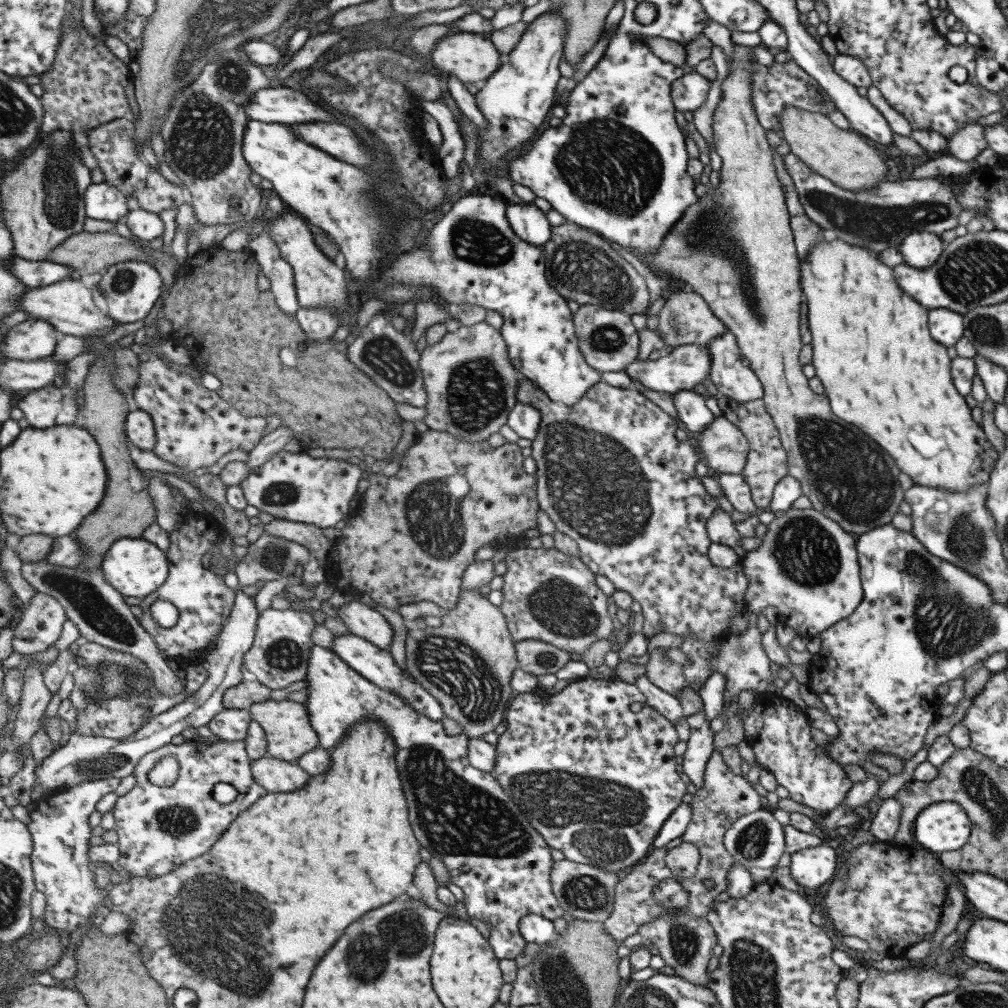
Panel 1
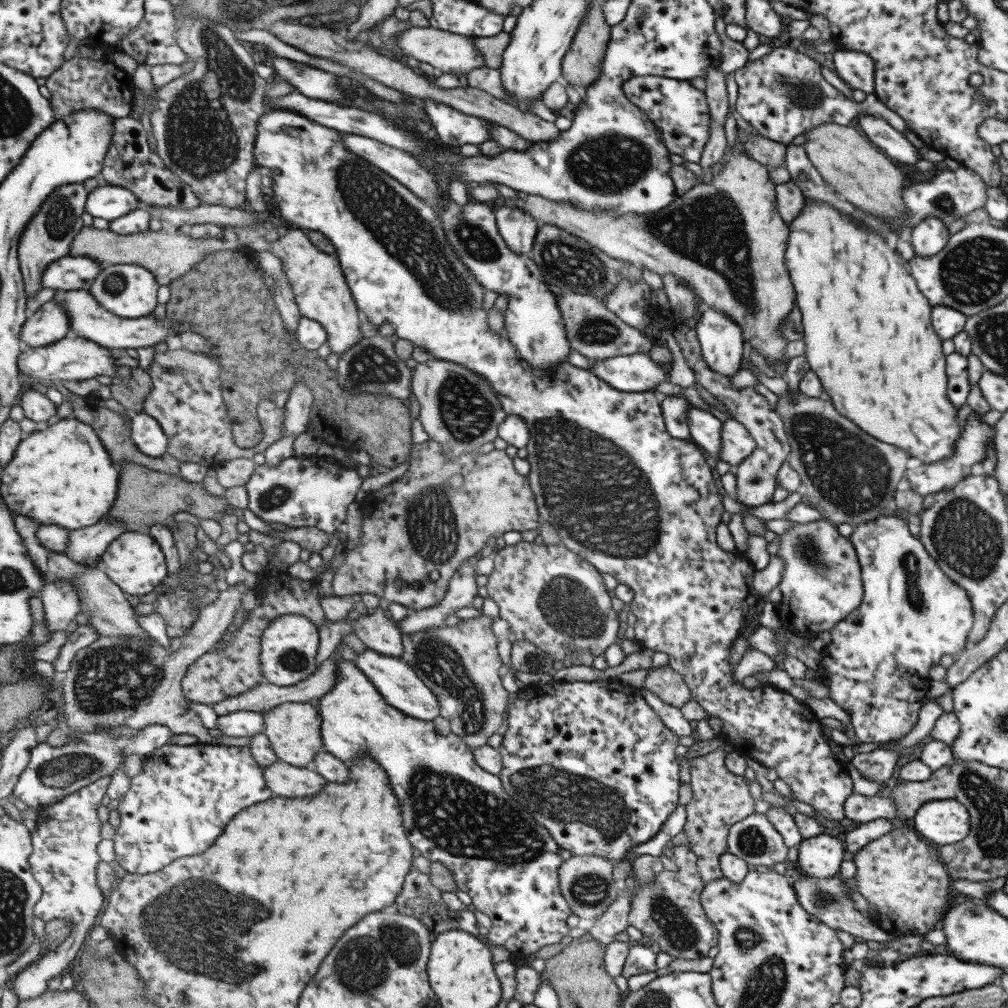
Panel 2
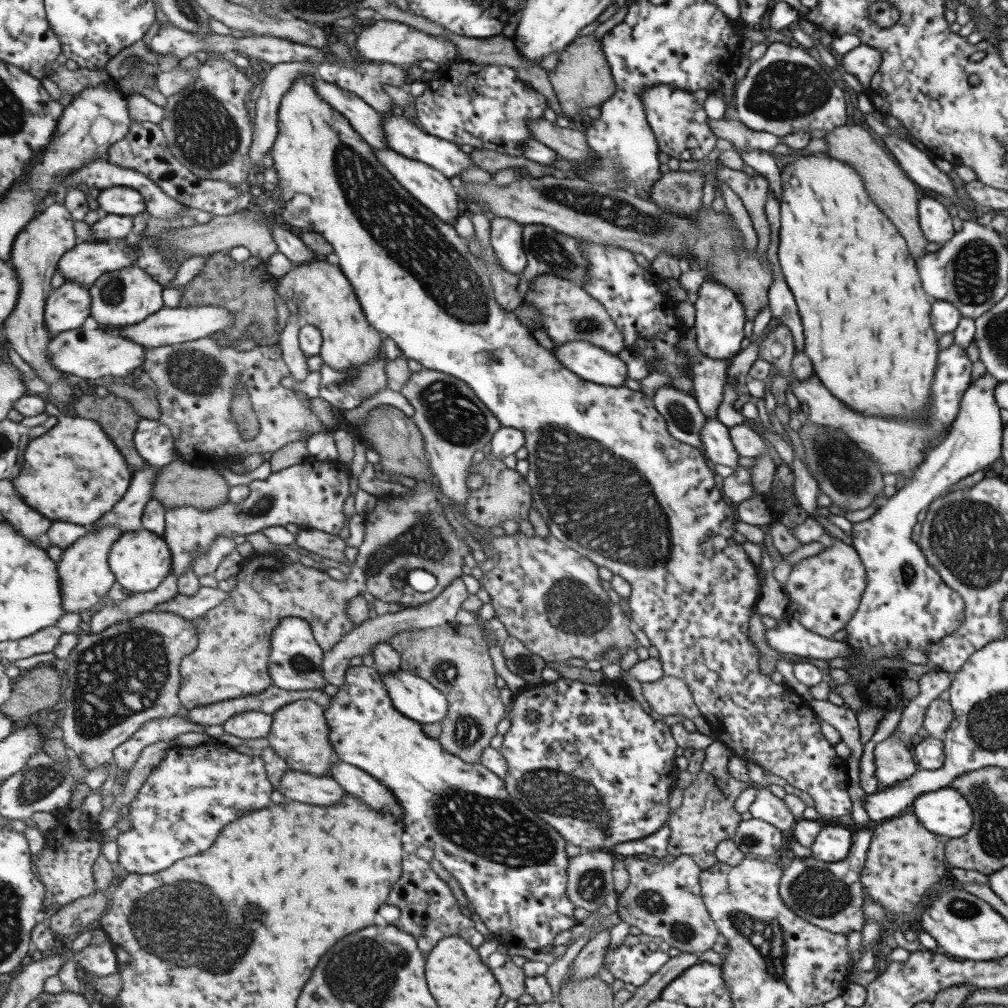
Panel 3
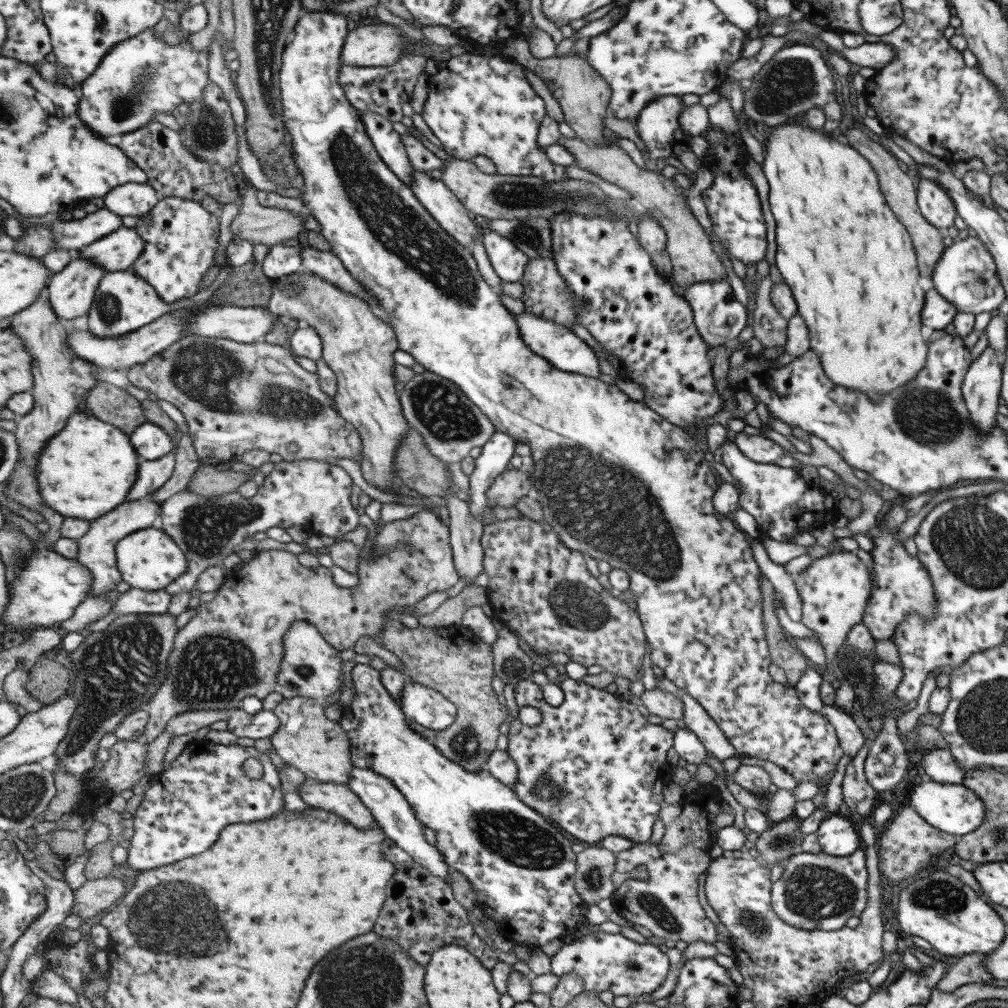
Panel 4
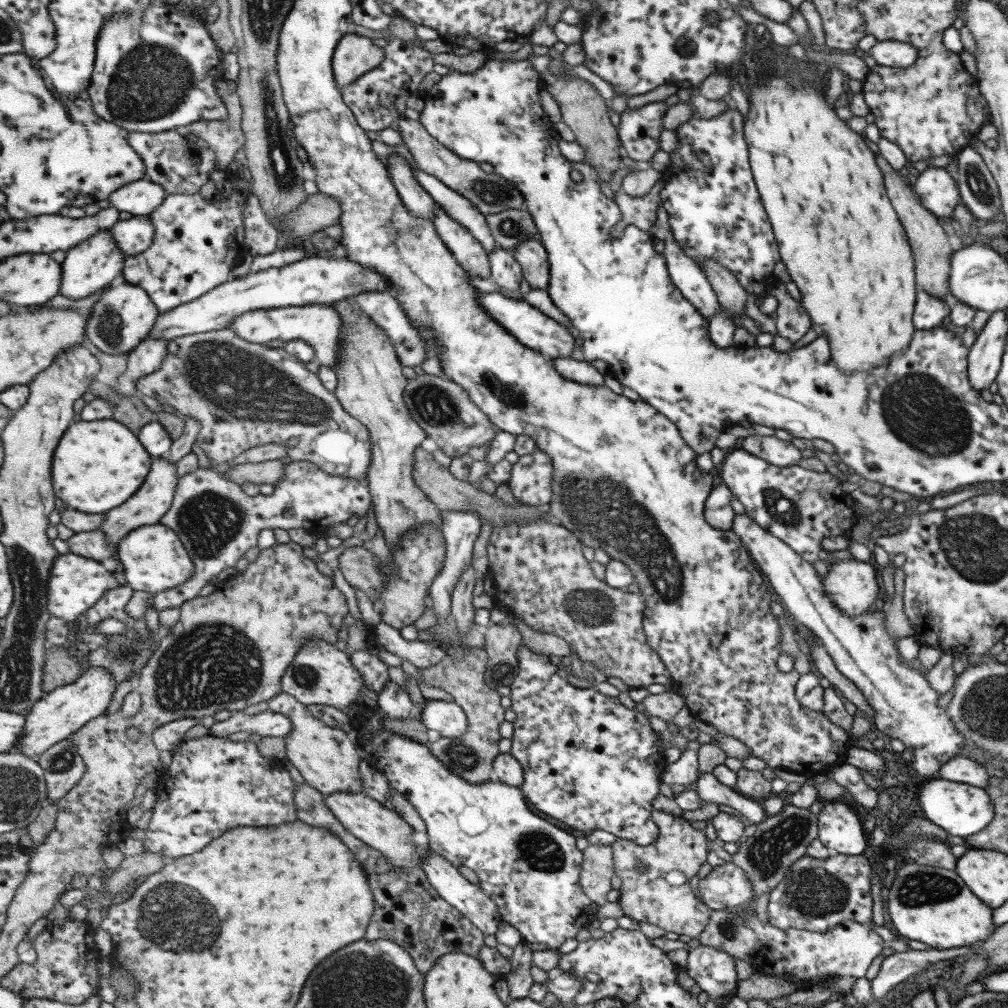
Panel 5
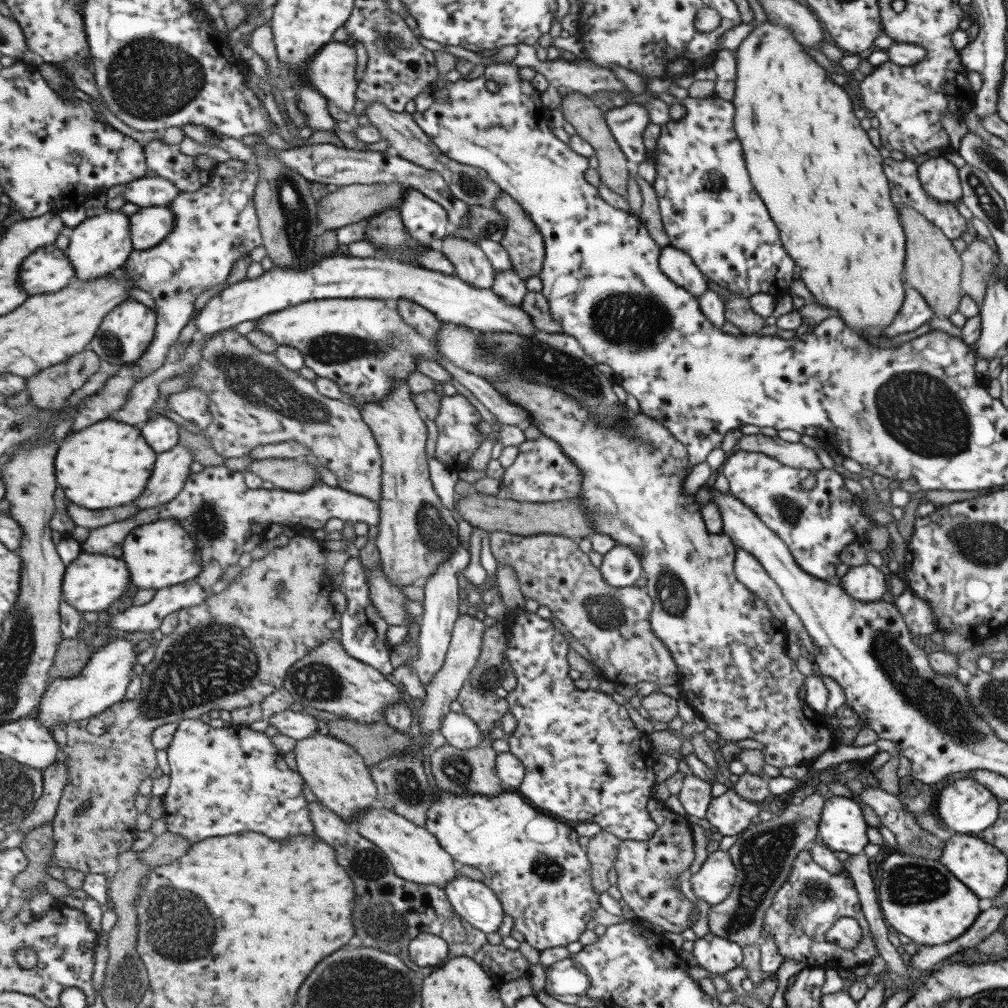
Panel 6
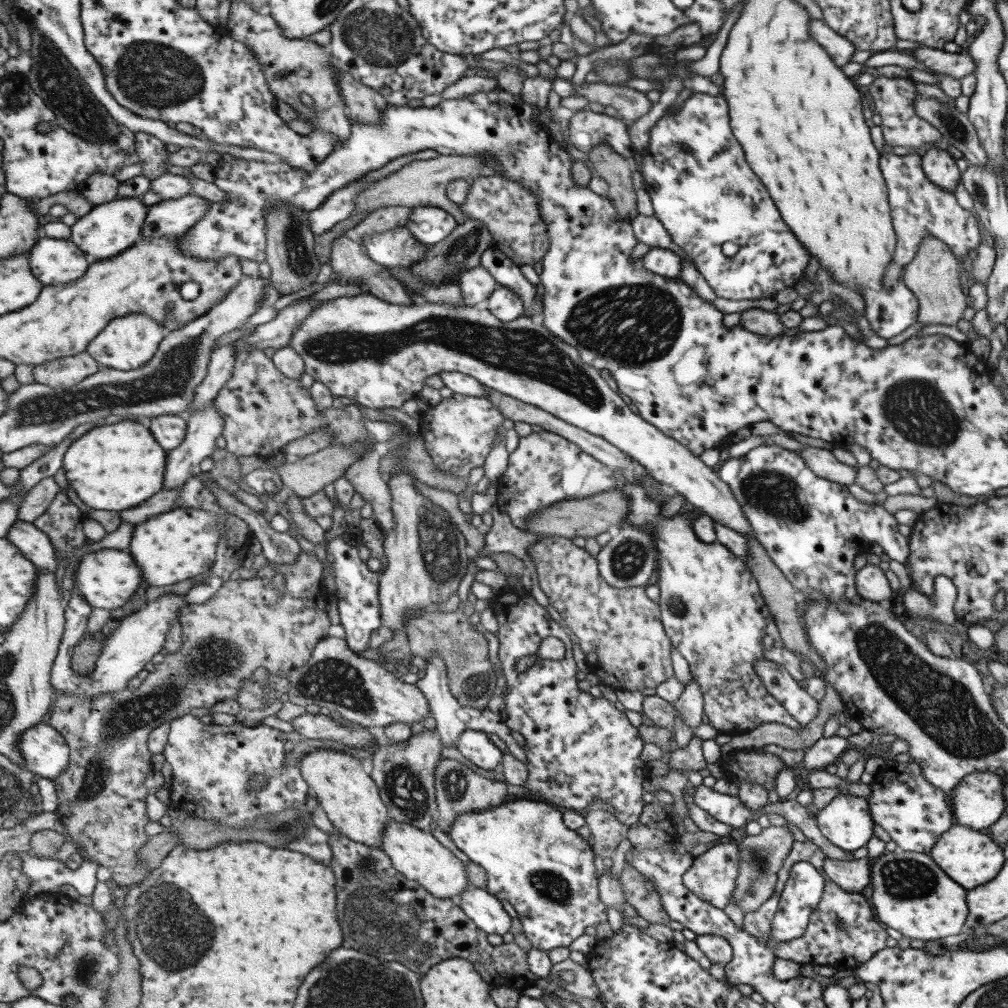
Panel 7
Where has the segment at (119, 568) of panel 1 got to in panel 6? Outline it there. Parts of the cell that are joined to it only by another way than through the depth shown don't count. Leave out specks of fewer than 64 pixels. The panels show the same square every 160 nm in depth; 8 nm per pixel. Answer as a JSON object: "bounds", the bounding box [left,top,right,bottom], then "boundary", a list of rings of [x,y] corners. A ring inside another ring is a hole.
{"bounds":[122,518,203,591],"boundary":[[[171,518],[145,524],[132,530],[122,544],[123,556],[130,572],[134,589],[153,588],[156,591],[163,587],[186,583],[200,576],[203,570],[203,559],[194,540],[179,521]]]}

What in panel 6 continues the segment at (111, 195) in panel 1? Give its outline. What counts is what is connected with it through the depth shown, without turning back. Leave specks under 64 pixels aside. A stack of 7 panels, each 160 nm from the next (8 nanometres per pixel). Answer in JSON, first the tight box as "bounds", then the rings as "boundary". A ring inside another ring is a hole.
{"bounds":[125,176,181,208],"boundary":[[[159,176],[143,177],[126,186],[125,201],[140,208],[167,207],[181,194],[171,180]]]}

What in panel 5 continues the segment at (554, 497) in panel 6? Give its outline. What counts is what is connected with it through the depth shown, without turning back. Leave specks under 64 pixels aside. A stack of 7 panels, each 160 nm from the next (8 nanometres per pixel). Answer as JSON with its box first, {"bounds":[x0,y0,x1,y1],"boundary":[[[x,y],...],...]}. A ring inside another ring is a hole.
{"bounds":[508,448,553,506],"boundary":[[[536,448],[532,453],[520,457],[519,462],[513,465],[508,485],[521,503],[533,506],[547,506],[553,498],[553,461],[546,453]]]}

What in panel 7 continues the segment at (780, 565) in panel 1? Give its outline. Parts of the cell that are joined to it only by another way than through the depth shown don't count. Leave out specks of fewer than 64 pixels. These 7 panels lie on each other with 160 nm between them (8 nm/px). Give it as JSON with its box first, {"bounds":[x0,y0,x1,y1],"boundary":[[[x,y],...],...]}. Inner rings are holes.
{"bounds":[854,563,891,604],"boundary":[[[867,563],[854,576],[856,593],[862,600],[886,604],[891,594],[885,574],[877,565]]]}

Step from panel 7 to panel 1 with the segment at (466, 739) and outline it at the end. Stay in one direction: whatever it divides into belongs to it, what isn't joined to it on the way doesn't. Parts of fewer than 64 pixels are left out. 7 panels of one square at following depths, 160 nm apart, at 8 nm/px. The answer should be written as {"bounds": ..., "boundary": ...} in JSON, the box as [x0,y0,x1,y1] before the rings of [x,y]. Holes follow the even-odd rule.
{"bounds":[331,632,445,721],"boundary":[[[350,632],[335,637],[331,649],[338,653],[351,668],[359,672],[363,677],[366,677],[367,680],[373,681],[376,685],[379,685],[379,688],[389,689],[391,692],[395,692],[395,694],[399,695],[408,705],[416,708],[417,712],[423,713],[425,716],[430,717],[431,720],[440,721],[441,718],[445,718],[444,708],[437,698],[420,682],[415,681],[415,678],[413,678],[411,674],[403,672],[403,670],[397,666],[395,658],[391,656],[389,650],[379,648],[379,646],[375,646],[375,644],[372,644],[369,640],[365,640],[365,638],[356,636]]]}

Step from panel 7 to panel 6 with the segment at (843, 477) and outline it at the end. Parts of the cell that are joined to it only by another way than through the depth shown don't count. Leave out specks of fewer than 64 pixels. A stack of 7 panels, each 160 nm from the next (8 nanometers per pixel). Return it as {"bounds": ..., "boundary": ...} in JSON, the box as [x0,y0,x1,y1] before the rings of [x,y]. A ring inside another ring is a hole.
{"bounds":[737,433,823,472],"boundary":[[[757,433],[742,435],[737,441],[737,448],[739,451],[759,452],[791,468],[805,469],[811,472],[823,468],[814,449],[799,441],[791,443],[779,439],[777,436],[768,437]]]}

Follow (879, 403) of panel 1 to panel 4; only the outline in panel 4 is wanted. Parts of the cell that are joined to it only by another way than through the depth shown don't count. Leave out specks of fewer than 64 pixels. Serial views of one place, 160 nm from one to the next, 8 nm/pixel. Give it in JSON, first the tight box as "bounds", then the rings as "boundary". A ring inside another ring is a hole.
{"bounds":[761,117,928,395],"boundary":[[[798,117],[789,119],[781,125],[771,126],[771,136],[761,143],[763,150],[761,169],[769,186],[767,202],[775,222],[775,267],[791,291],[796,312],[803,319],[809,333],[809,348],[817,355],[825,376],[837,386],[865,392],[865,395],[869,395],[869,392],[873,392],[873,395],[885,395],[885,392],[891,392],[915,378],[926,363],[928,353],[926,341],[919,333],[919,328],[922,326],[920,312],[924,303],[924,292],[917,282],[920,274],[914,248],[905,227],[886,205],[883,193],[879,191],[875,171],[871,169],[867,160],[841,142],[840,138],[833,140],[831,134],[825,133],[822,128],[813,131],[809,126],[803,126],[802,122],[802,118]]]}

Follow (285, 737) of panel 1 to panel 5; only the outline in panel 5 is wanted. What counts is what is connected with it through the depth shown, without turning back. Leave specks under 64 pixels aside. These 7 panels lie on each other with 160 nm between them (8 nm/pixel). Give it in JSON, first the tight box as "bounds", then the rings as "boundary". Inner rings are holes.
{"bounds":[268,692,364,796],"boundary":[[[286,692],[279,693],[268,701],[270,709],[288,716],[292,722],[292,731],[285,737],[287,741],[286,756],[300,771],[305,782],[319,789],[325,796],[334,792],[363,793],[364,782],[360,764],[361,752],[354,732],[345,732],[341,728],[327,726],[325,722],[317,720],[296,696]]]}

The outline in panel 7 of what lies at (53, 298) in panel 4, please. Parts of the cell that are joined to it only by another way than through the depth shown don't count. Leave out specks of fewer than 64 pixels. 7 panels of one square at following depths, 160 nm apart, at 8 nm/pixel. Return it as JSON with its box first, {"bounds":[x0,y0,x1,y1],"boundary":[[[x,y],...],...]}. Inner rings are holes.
{"bounds":[71,197,150,265],"boundary":[[[139,197],[117,198],[109,203],[93,206],[89,213],[77,218],[76,223],[72,226],[71,239],[87,255],[91,265],[99,263],[99,261],[113,259],[143,239],[143,225],[149,211],[150,207],[145,206]]]}

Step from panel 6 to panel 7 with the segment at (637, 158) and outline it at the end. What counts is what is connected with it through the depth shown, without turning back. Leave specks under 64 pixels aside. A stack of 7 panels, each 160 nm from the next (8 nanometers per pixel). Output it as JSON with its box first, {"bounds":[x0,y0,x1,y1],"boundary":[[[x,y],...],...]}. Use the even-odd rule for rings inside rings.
{"bounds":[567,108,635,158],"boundary":[[[585,108],[571,118],[567,130],[571,143],[583,153],[589,154],[595,146],[607,144],[623,158],[635,156],[627,136],[627,125],[619,116],[614,118],[605,113],[587,112]]]}

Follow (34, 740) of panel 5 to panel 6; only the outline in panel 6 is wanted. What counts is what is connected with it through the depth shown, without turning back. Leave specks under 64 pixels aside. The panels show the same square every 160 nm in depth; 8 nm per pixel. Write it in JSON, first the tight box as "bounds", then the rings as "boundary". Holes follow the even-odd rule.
{"bounds":[35,634,138,729],"boundary":[[[121,634],[119,637],[98,649],[80,676],[57,677],[49,682],[47,690],[41,694],[43,700],[39,700],[41,704],[37,708],[35,717],[42,726],[51,729],[56,724],[64,722],[80,722],[80,720],[102,714],[109,707],[124,700],[129,682],[135,676],[135,666],[137,666],[135,647],[138,644],[131,645],[131,642],[127,642]]]}

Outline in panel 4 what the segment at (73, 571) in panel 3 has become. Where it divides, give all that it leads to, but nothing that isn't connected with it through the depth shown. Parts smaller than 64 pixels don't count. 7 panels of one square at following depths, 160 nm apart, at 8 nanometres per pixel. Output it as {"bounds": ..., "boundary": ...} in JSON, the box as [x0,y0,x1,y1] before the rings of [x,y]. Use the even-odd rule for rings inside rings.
{"bounds":[77,492,162,596],"boundary":[[[156,492],[142,498],[139,502],[129,502],[119,506],[115,512],[103,516],[103,520],[95,520],[89,532],[79,540],[77,560],[92,572],[94,578],[90,588],[90,596],[99,596],[115,590],[119,582],[123,582],[122,572],[118,569],[118,542],[134,532],[158,526],[161,521],[162,504],[156,501]]]}

